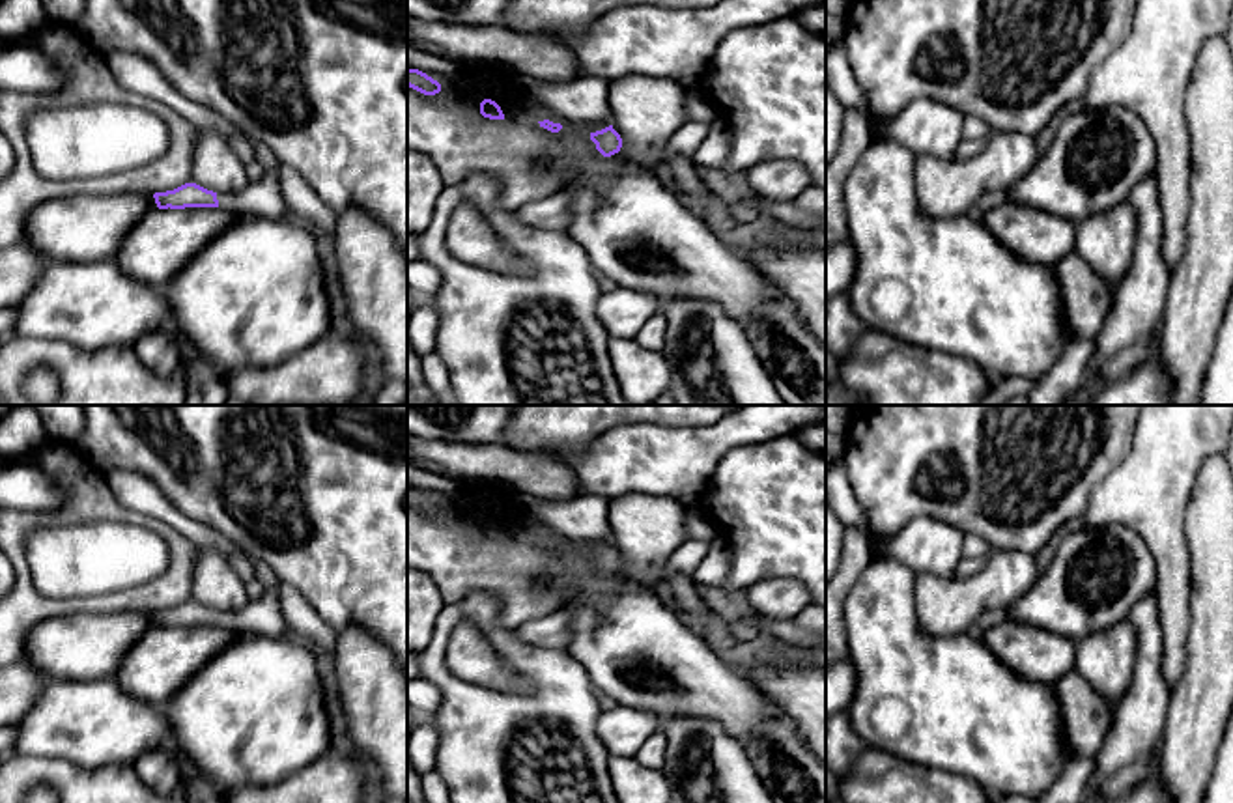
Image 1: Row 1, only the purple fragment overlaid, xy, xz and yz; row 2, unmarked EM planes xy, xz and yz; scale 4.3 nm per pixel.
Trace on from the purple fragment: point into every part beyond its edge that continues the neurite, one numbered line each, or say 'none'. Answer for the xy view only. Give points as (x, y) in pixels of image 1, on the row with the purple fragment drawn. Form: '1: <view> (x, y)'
1: xy (264, 198)

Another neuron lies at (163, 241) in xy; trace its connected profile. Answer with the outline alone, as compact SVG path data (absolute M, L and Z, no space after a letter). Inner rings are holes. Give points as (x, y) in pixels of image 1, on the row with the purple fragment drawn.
M220 207L153 209L127 233L112 261L135 280L164 289L191 258L241 220Z

